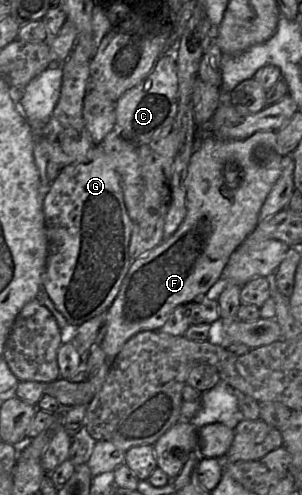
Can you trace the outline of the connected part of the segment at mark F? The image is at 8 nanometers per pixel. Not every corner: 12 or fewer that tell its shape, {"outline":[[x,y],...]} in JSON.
{"outline":[[200,126],[187,214],[139,257],[107,312],[105,362],[44,393],[88,405],[135,334],[215,294],[259,223],[277,132]]}

